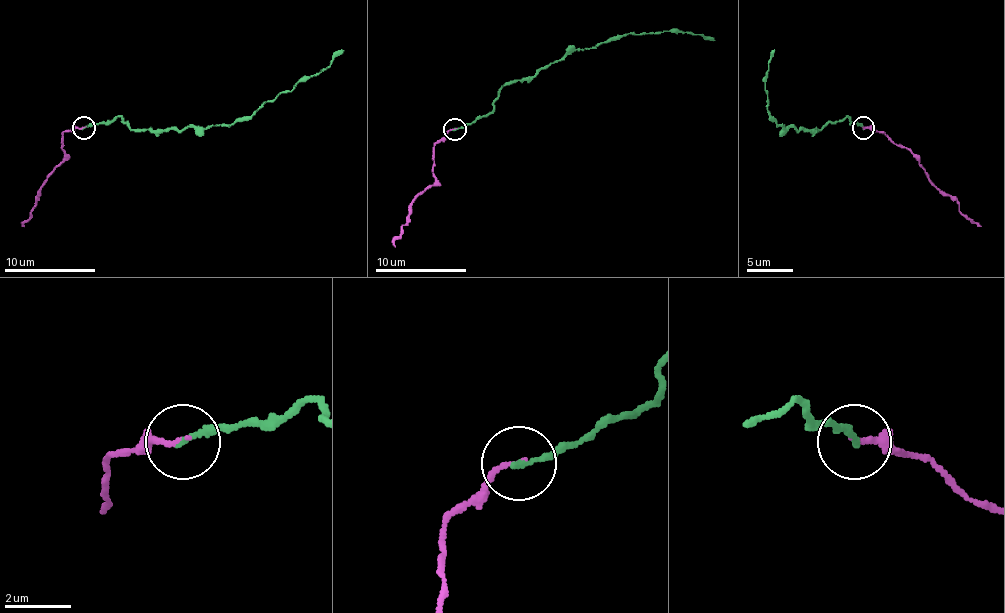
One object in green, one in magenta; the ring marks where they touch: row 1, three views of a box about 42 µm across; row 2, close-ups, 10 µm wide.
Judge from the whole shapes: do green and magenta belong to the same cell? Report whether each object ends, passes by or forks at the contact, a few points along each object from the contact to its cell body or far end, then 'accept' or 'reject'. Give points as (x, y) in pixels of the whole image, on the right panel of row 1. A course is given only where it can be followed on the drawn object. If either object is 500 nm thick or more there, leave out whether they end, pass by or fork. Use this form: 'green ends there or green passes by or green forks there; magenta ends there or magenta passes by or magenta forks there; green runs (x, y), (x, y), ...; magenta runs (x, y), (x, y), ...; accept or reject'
green ends there; magenta ends there; green runs (862, 127), (846, 116), (826, 123), (819, 130), (778, 125), (766, 109), (769, 102), (764, 88), (773, 50); magenta runs (862, 127), (883, 132), (915, 157), (938, 189), (949, 196), (961, 212), (981, 225); accept

